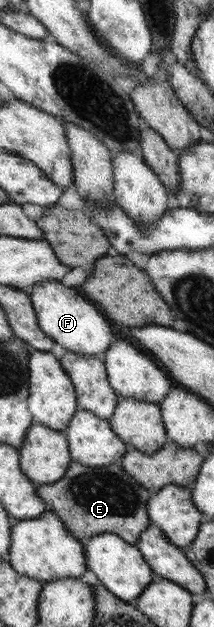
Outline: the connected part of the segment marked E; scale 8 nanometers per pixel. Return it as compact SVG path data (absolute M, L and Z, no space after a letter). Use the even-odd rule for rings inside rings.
M72 462L60 481L37 485L36 489L47 510L57 514L66 530L80 541L111 532L135 545L141 532L152 524L148 502L153 494L126 474L119 462L106 466L84 466Z

